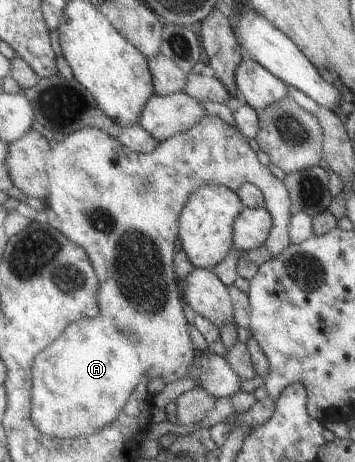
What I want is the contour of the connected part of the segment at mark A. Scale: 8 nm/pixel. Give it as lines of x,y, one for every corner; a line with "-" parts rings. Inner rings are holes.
205,115
195,125
188,128
186,131
174,134
172,137
162,140
157,148
154,148
148,153
134,153
121,146
120,142
116,141
111,132
105,132
93,127
83,127
67,133
63,140
59,140
55,145
45,153
44,169
46,174
46,200
47,206
51,212
57,216
59,228
57,230
73,241
75,245
80,246
86,253
92,269
94,270
96,279
98,280
98,315
91,318
80,318
79,321
73,321
68,324
43,350
40,350
34,357
30,366
30,377
32,382
31,387
31,406
30,406
30,421
38,431
50,437
66,439
71,437
80,437
81,435
90,435
96,433
100,428
107,426
123,408
123,405
128,401
129,395
136,388
138,383
146,377
147,379
160,377
165,385
173,382
178,378
185,378
188,374
189,365
196,352
191,339
187,333
187,320
183,315
183,304
180,298
179,280
177,280
172,269
172,260
175,254
175,239
178,238
178,214
183,208
187,197
195,189
199,189
203,185
221,185
229,190
235,192
240,188
241,184
249,183
256,186
263,197
263,207
268,210
271,217
271,226
268,230
268,235
263,241
263,246
275,256
280,253
290,243
288,237
287,225
290,220
290,196
285,188
285,185
278,180
267,167
261,165
257,161
255,152
247,145
245,137
236,129
235,125
223,122
217,116

